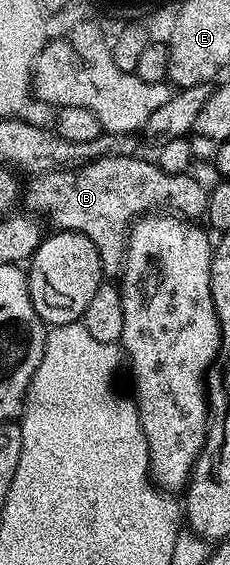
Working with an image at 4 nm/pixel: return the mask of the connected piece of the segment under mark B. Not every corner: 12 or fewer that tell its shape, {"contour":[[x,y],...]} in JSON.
{"contour":[[141,155],[38,177],[24,194],[87,235],[120,274],[129,227],[154,211],[201,219],[209,194]]}

